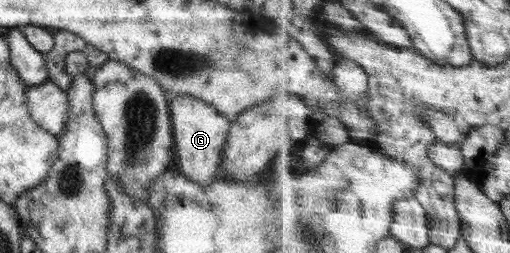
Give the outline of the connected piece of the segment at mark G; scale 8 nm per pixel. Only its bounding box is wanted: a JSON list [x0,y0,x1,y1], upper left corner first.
[169,95,231,187]

